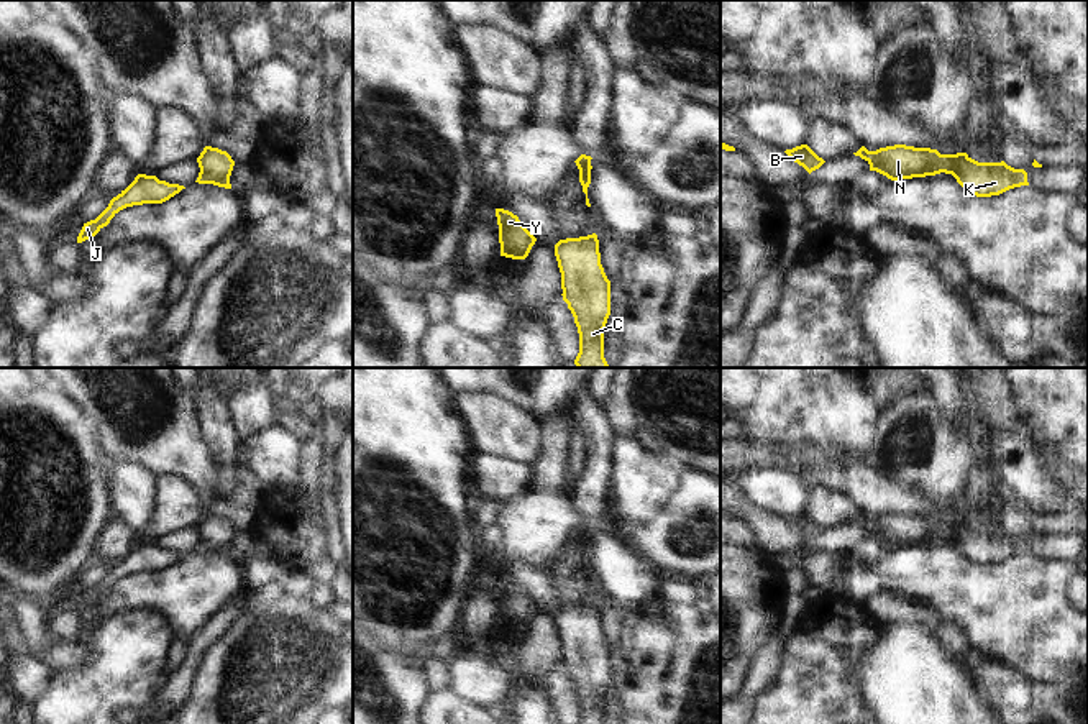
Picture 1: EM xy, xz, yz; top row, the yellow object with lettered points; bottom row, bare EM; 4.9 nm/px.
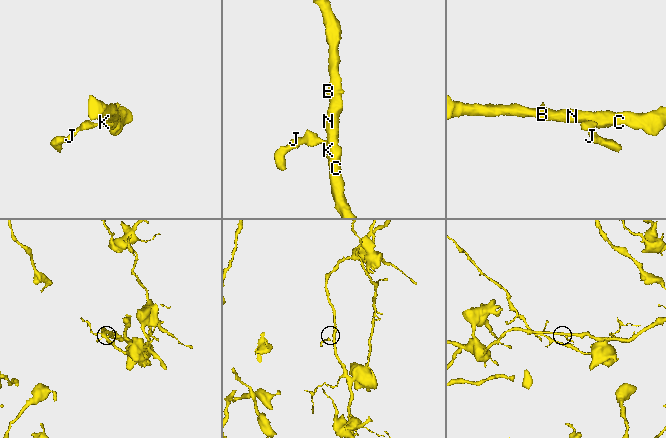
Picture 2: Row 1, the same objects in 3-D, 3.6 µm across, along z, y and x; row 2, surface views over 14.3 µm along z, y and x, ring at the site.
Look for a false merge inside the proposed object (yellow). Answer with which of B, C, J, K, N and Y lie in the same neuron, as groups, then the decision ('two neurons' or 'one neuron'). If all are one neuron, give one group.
B C J K N Y; one neuron

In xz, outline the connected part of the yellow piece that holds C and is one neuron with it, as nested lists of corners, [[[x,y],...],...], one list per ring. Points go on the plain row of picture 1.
[[[597,603],[560,607],[555,624],[563,668],[579,701],[578,724],[604,724],[604,696],[610,683],[610,648],[601,632]]]

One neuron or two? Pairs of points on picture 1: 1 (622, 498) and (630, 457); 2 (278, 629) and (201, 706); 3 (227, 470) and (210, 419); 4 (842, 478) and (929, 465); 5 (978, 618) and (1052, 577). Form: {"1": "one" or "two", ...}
{"1": "one", "2": "one", "3": "one", "4": "two", "5": "one"}

